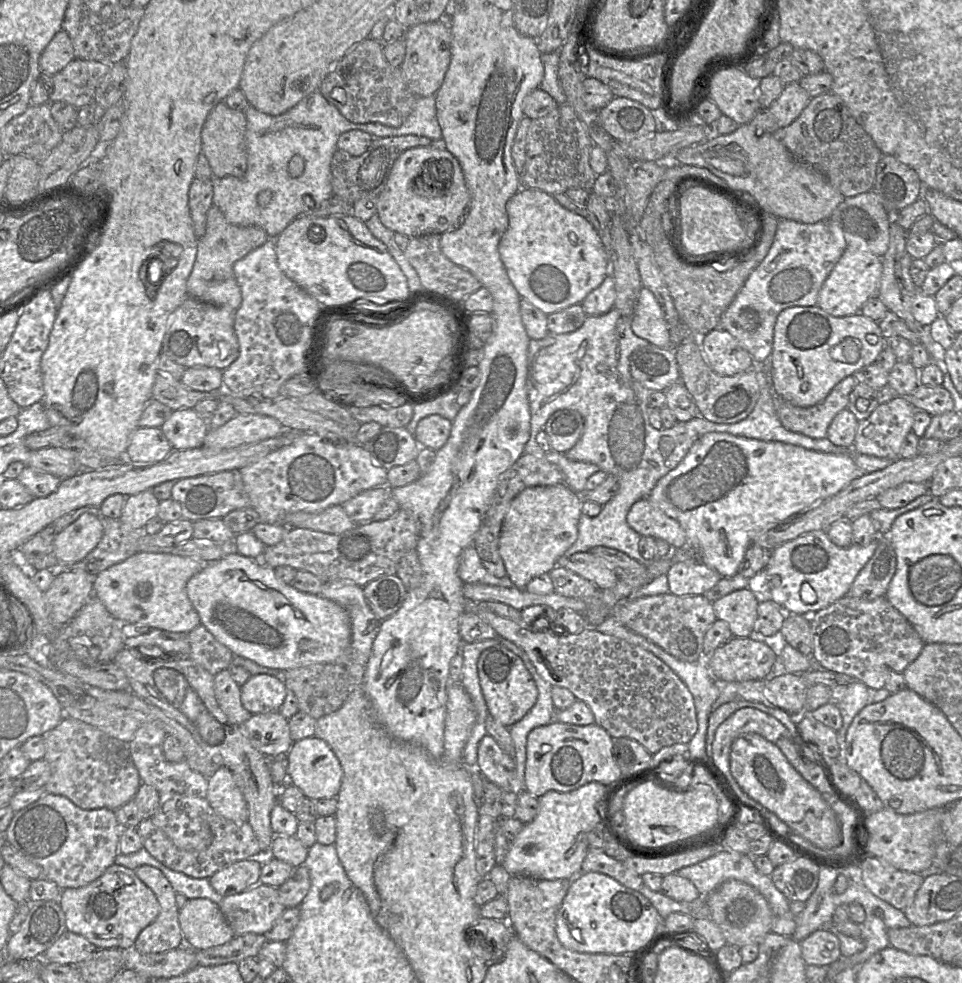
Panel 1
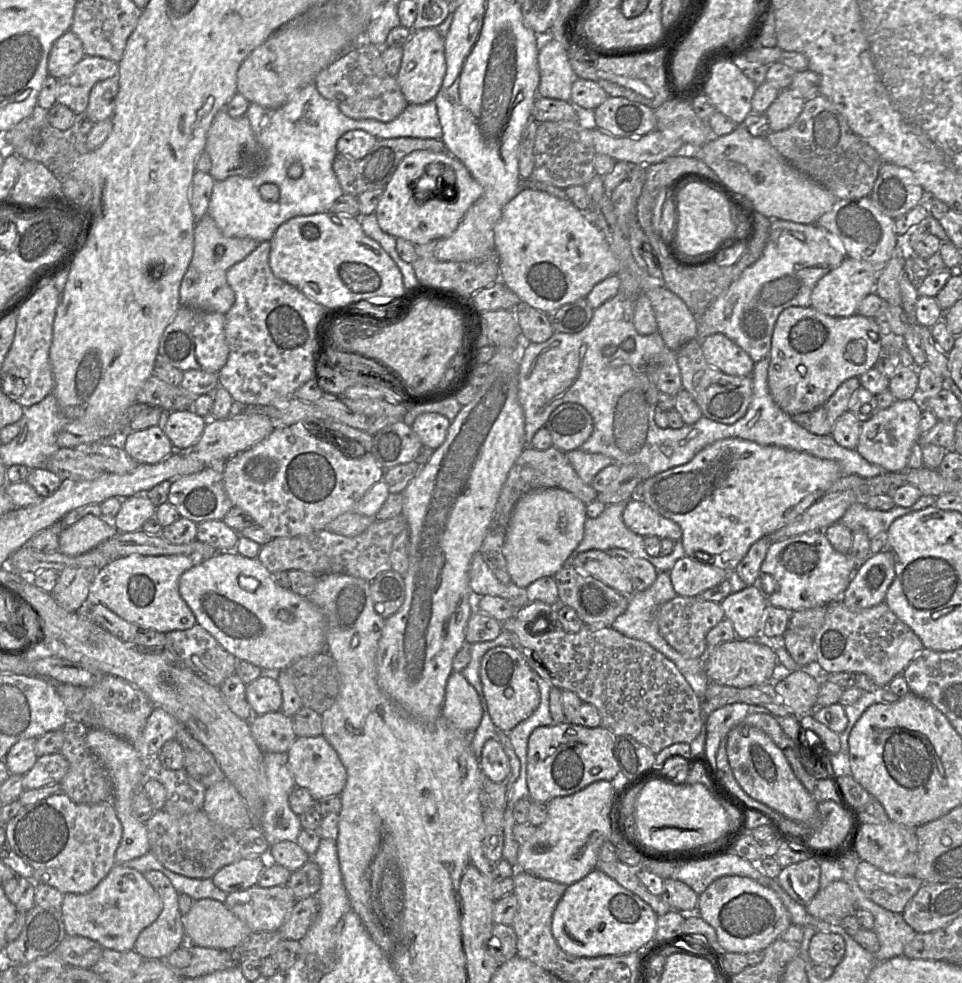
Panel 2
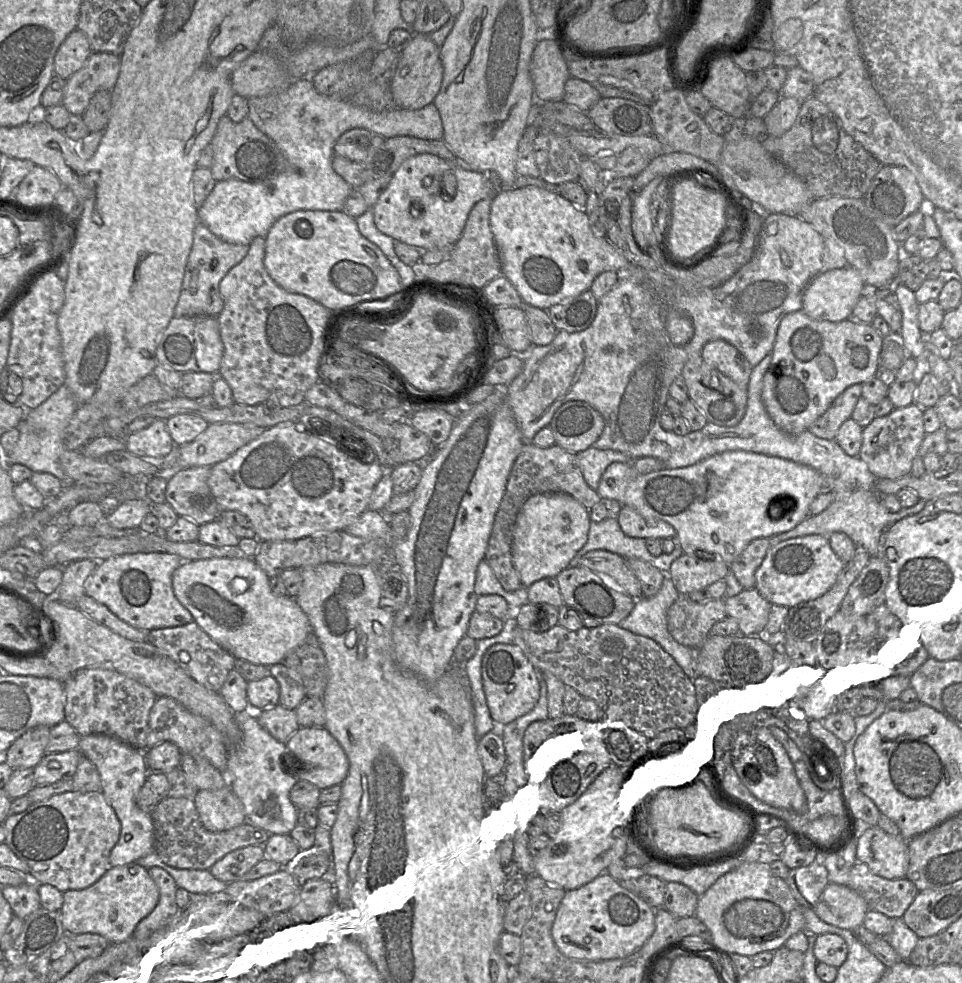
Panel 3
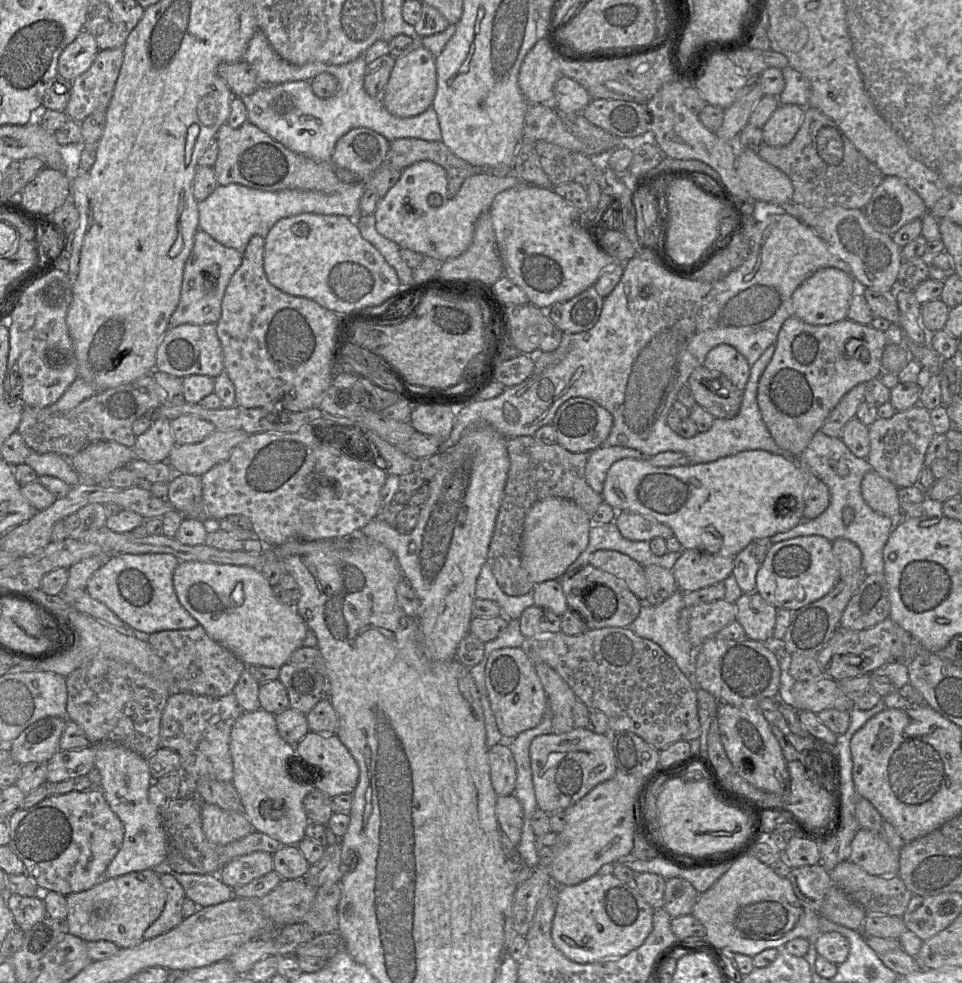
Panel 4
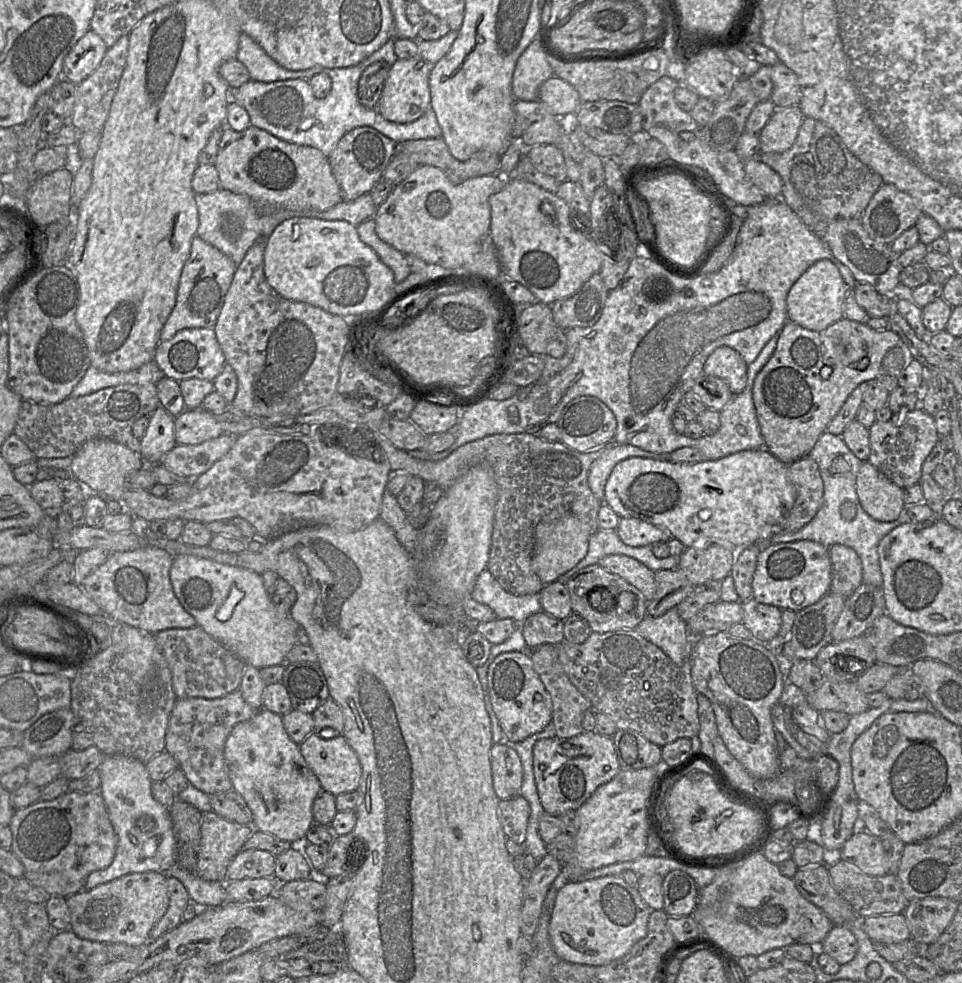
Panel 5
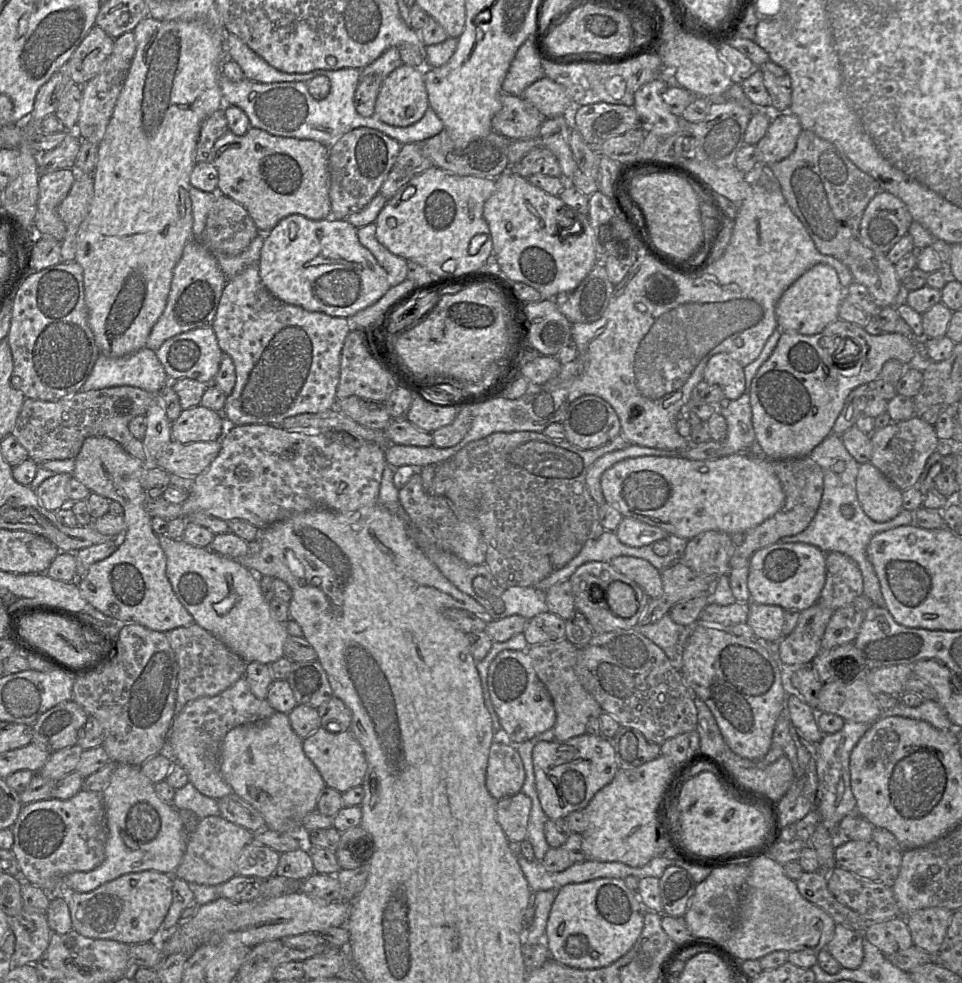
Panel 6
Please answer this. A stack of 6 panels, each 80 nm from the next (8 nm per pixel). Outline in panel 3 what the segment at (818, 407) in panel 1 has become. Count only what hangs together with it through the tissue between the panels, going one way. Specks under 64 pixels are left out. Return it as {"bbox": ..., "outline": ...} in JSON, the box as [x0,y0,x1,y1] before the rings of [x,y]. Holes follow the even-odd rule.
{"bbox":[809,384,863,440],"outline":[[[853,384],[843,391],[826,412],[816,419],[809,431],[817,437],[832,440],[836,438],[840,426],[850,417],[862,395],[863,384]]]}

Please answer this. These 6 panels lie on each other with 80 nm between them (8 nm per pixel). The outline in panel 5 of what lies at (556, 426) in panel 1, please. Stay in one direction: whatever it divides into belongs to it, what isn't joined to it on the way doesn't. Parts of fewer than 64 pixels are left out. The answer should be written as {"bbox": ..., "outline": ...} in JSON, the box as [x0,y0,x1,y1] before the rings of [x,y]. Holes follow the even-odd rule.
{"bbox":[556,396,617,452],"outline":[[[593,396],[570,401],[556,422],[566,446],[588,452],[614,439],[617,420],[610,408]]]}

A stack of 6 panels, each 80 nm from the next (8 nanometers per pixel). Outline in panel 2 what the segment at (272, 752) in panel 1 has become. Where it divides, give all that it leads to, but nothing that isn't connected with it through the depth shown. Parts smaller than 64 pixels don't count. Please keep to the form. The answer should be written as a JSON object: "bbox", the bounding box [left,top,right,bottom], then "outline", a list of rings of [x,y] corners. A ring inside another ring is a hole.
{"bbox":[249,710,297,753],"outline":[[[281,710],[255,715],[249,723],[252,736],[264,753],[287,753],[297,738],[293,730],[293,718]]]}

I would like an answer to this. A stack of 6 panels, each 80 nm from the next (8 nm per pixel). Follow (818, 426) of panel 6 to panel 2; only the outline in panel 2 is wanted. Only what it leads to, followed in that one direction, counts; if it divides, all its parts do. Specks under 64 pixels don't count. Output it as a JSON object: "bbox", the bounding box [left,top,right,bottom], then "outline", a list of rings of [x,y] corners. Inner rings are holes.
{"bbox":[768,306,882,416],"outline":[[[811,306],[784,309],[776,321],[770,349],[768,386],[774,402],[790,416],[822,406],[845,380],[875,366],[882,336],[874,317],[858,313],[832,317]],[[870,331],[878,335],[876,340],[869,338]]]}

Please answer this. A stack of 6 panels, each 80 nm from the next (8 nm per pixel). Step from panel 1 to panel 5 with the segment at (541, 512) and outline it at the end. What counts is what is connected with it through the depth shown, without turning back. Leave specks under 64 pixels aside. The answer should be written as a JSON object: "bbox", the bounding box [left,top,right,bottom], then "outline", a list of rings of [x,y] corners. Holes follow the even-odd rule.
{"bbox":[532,510,588,585],"outline":[[[553,510],[536,526],[532,568],[544,585],[552,583],[572,569],[588,552],[588,528],[573,514]]]}

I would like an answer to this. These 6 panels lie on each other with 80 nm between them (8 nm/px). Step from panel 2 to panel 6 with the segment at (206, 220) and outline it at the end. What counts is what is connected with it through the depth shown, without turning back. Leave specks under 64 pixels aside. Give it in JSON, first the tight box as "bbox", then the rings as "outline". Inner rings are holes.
{"bbox":[145,240,227,351],"outline":[[[189,240],[173,270],[165,309],[151,329],[145,347],[156,351],[166,340],[180,333],[201,327],[211,327],[227,281],[215,255],[199,240]]]}

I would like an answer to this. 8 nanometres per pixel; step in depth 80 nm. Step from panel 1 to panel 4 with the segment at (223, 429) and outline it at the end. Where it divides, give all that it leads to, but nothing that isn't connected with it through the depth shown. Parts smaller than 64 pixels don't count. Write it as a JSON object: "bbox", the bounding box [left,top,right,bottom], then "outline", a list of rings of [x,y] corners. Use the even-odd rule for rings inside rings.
{"bbox":[167,430,248,476],"outline":[[[216,430],[199,443],[175,443],[167,463],[177,473],[201,476],[216,464],[228,459],[232,450],[248,436],[242,430]]]}

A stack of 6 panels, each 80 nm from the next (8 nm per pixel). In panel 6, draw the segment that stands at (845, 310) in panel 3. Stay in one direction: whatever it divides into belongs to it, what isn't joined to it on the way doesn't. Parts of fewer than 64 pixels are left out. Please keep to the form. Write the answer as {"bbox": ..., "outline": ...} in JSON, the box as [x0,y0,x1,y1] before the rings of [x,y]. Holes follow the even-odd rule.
{"bbox":[775,263,845,335],"outline":[[[824,263],[808,269],[785,290],[775,308],[778,328],[803,335],[815,335],[839,319],[839,307],[845,298],[845,288],[840,284],[836,270]]]}

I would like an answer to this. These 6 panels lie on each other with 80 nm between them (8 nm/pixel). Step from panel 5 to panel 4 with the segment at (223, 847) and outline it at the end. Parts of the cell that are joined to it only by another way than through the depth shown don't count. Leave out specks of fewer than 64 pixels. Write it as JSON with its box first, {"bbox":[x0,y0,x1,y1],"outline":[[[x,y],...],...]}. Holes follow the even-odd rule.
{"bbox":[201,802,254,845],"outline":[[[202,802],[201,809],[203,832],[212,843],[225,845],[254,831],[244,812],[229,811]]]}

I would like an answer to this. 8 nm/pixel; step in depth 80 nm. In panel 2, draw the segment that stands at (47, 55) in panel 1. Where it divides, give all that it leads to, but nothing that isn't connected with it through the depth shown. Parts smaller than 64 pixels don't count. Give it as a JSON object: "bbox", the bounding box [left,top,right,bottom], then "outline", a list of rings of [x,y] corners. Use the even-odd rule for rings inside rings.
{"bbox":[48,30,85,78],"outline":[[[68,30],[53,44],[48,57],[48,73],[55,78],[69,76],[85,57],[80,38]]]}

